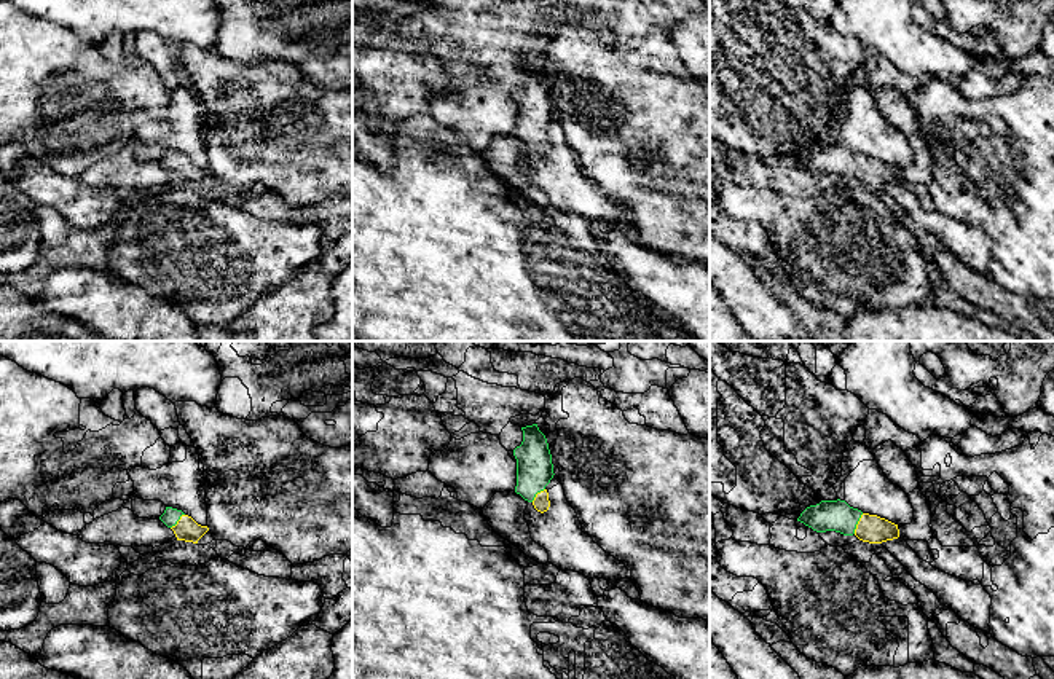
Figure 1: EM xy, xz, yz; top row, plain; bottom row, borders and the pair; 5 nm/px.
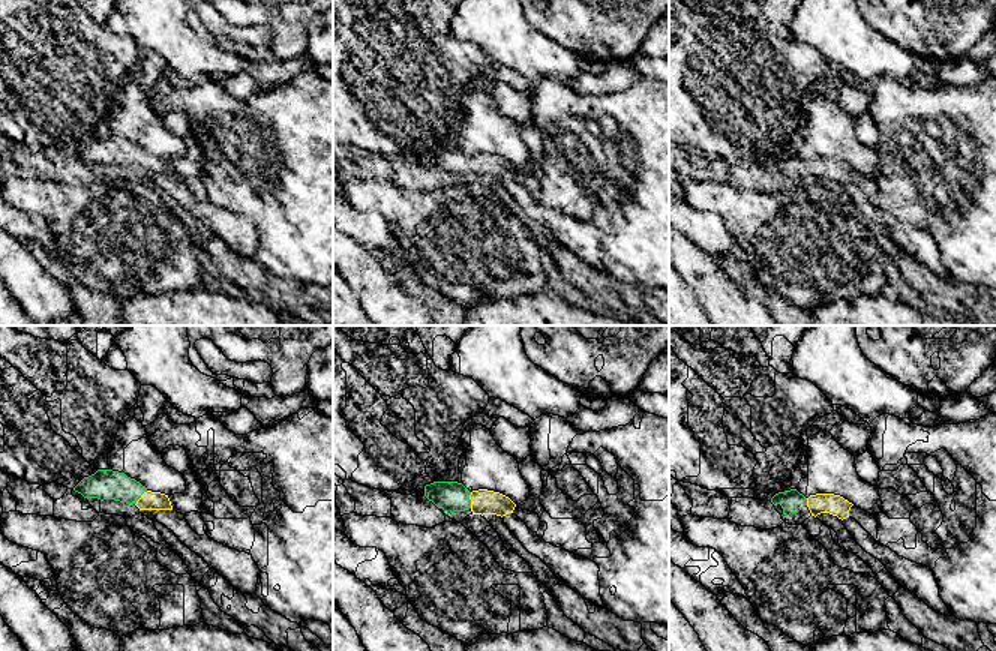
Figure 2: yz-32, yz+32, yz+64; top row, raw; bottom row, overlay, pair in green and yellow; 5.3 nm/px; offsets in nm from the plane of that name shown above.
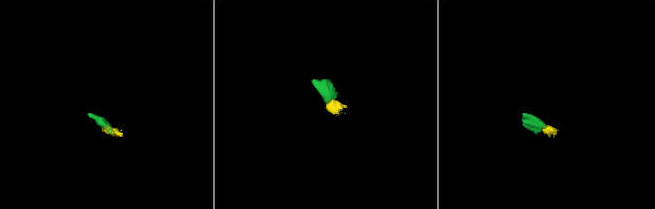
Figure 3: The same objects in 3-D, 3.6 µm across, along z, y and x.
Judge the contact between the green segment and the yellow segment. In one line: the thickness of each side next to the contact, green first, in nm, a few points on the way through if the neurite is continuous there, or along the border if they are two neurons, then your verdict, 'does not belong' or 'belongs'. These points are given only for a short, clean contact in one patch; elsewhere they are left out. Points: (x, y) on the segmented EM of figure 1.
160 nm thick on the green side, 140 nm on the other; runs through yz (828, 515), (837, 515), (857, 523), (871, 528); belongs

